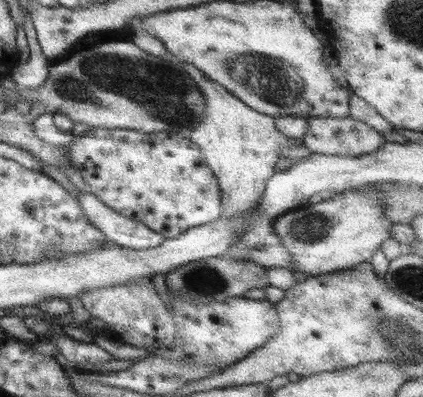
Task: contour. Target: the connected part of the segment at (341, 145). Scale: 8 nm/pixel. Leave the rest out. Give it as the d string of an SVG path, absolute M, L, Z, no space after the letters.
M351 116L310 117L310 120L308 132L302 139L312 153L346 156L366 154L374 152L387 141L379 130Z

